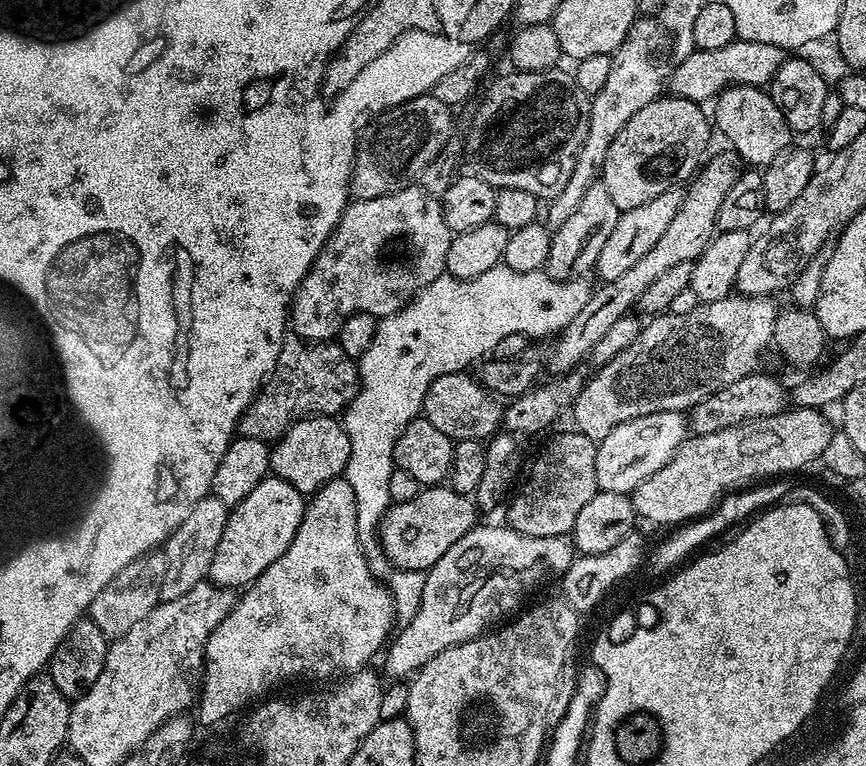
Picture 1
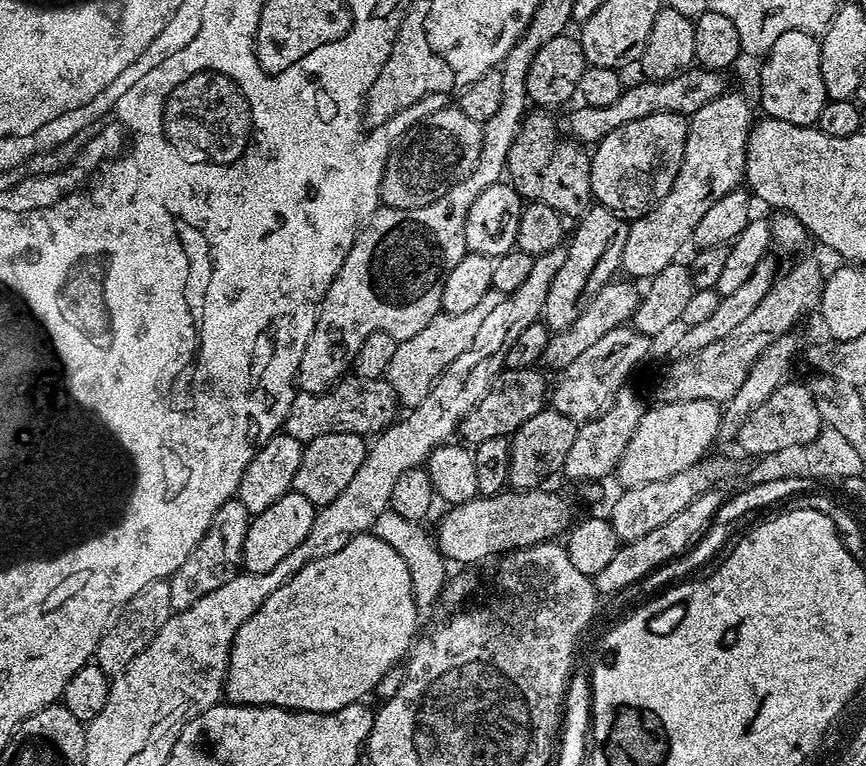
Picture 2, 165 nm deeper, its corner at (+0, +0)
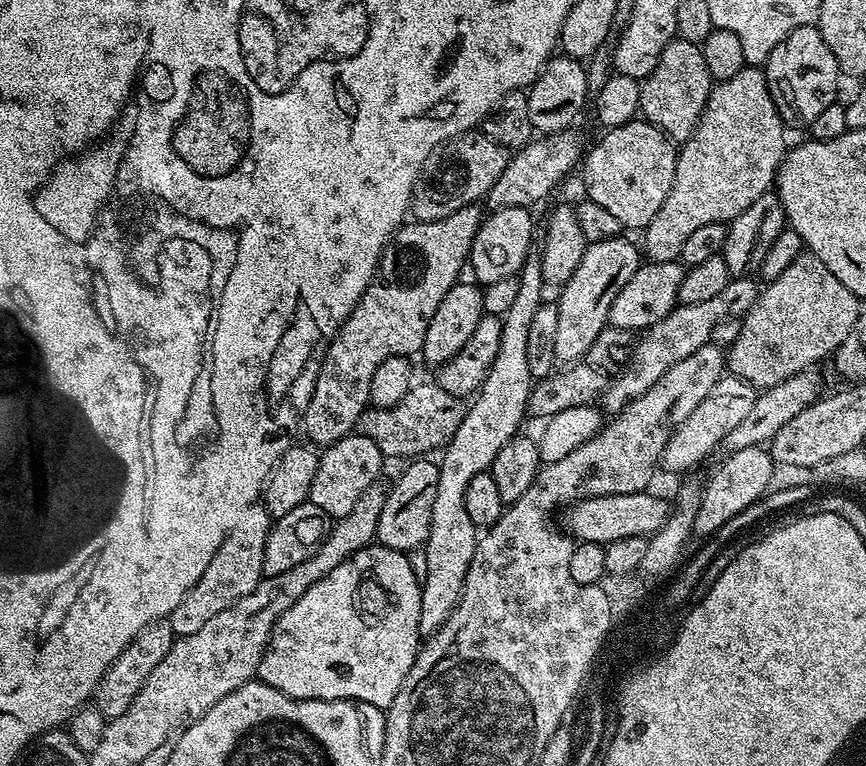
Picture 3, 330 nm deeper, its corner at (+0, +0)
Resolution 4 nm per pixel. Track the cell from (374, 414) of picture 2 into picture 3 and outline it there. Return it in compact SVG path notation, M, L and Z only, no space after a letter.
M416 382L396 405L389 408L365 408L360 415L358 428L363 435L370 438L370 442L374 442L374 446L378 446L378 450L386 458L420 458L425 454L432 454L432 451L435 453L443 449L450 442L450 438L454 438L454 430L462 426L465 411L465 401L447 392L439 382Z

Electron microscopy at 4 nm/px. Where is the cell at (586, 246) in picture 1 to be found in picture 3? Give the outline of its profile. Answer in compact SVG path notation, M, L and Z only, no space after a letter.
M623 235L615 236L602 242L589 244L582 254L582 262L578 262L578 270L558 292L558 334L554 338L554 358L557 365L567 366L583 360L586 350L594 346L594 338L602 334L608 324L610 306L614 306L614 298L618 298L618 290L630 282L634 270L642 263L642 252Z

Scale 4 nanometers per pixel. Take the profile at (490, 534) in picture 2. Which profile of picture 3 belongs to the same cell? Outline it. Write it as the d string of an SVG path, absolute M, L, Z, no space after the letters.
M652 490L631 492L630 494L606 494L578 500L575 504L563 509L563 531L572 537L573 541L585 544L609 544L618 542L618 538L634 538L635 536L653 536L656 531L668 521L670 511L669 501L655 496Z

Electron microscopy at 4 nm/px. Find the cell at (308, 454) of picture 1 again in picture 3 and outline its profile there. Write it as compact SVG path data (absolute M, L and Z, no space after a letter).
M349 434L341 438L338 442L327 445L319 453L318 471L314 473L314 482L310 482L310 494L307 503L319 506L321 510L326 510L326 514L333 521L338 521L362 498L370 486L381 479L380 471L386 464L386 457L370 442L370 438L363 434Z

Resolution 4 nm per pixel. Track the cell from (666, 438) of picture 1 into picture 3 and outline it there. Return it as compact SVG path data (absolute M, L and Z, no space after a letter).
M731 374L721 376L714 390L710 390L710 394L706 394L706 398L698 402L690 418L686 418L686 422L682 422L672 431L672 436L664 447L663 471L686 472L706 459L715 448L719 449L726 434L730 434L734 426L739 426L746 419L746 414L754 407L757 395L757 389L746 381Z

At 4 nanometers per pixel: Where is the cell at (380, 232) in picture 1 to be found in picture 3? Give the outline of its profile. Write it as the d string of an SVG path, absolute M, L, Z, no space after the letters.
M481 205L462 206L454 214L434 222L405 223L396 229L391 240L384 245L380 263L376 265L376 274L366 286L362 298L354 306L328 344L326 354L320 363L318 378L314 382L312 401L306 406L302 417L302 432L309 436L316 446L327 446L338 442L349 435L359 425L360 415L369 407L370 380L374 370L388 358L395 356L415 357L423 349L426 338L426 326L430 326L430 318L434 318L434 310L446 298L446 290L450 290L461 279L460 271L465 271L472 254L472 243L480 229L482 219Z

